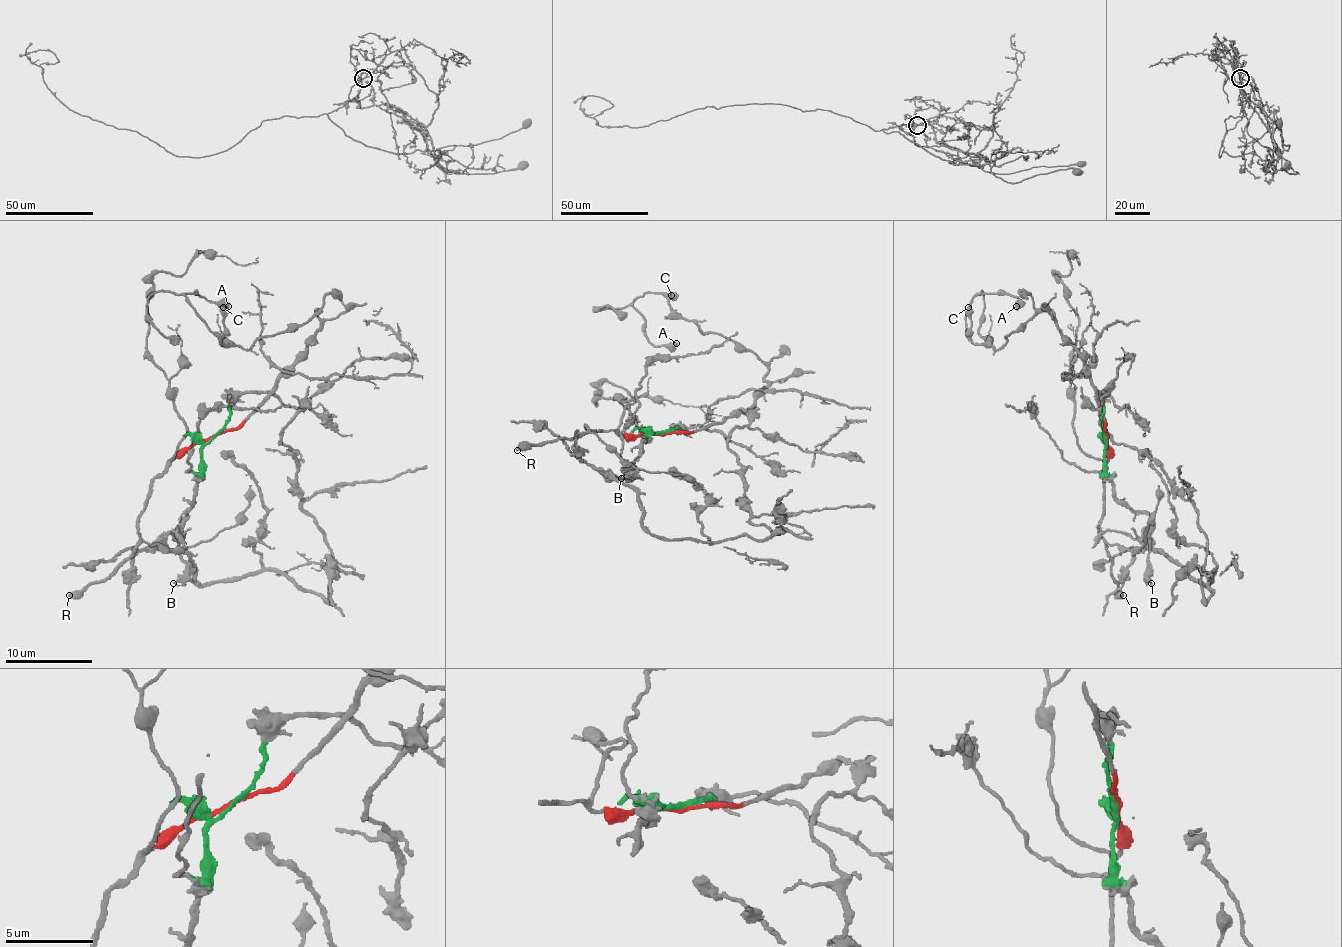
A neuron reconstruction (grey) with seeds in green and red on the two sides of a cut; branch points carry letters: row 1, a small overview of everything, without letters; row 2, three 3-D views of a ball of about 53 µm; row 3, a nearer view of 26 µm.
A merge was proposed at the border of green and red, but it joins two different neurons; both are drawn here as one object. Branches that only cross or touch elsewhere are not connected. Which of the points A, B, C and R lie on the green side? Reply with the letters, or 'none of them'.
B

